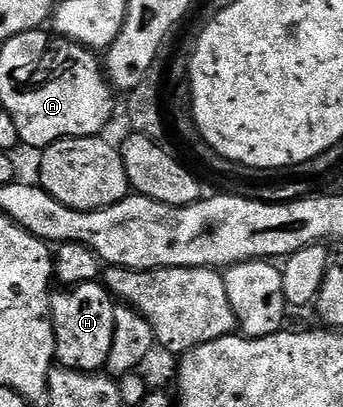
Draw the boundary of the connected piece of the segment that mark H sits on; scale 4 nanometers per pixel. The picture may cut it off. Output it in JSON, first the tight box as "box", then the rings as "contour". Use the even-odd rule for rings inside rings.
{"box":[51,282,115,372],"contour":[[[100,282],[70,286],[51,303],[53,332],[57,338],[56,362],[76,371],[100,372],[108,364],[111,341],[115,337],[115,299]]]}

